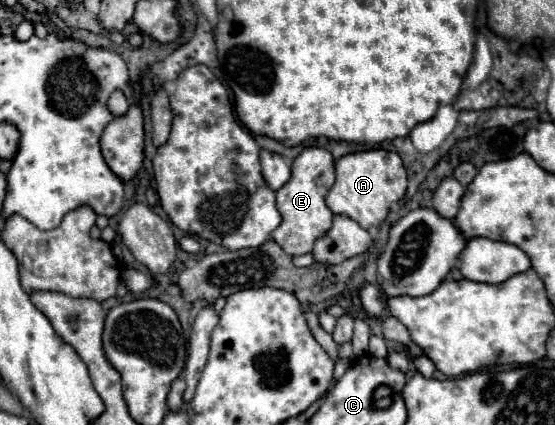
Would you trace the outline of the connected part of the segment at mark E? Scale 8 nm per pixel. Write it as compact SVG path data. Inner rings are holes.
M319 146L305 148L295 160L289 182L277 190L277 210L283 222L273 230L273 240L291 256L307 254L313 250L317 238L321 238L331 228L333 212L325 204L325 196L335 182L333 156Z

